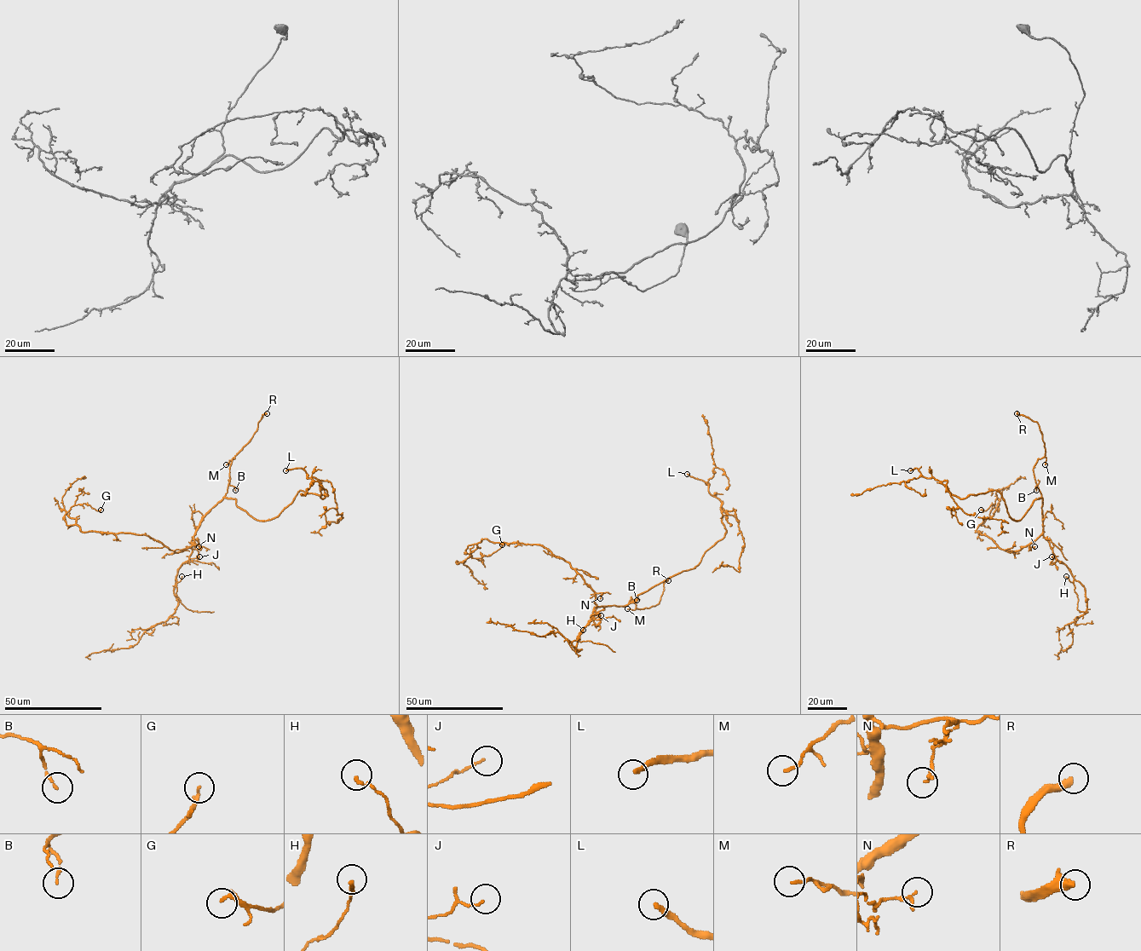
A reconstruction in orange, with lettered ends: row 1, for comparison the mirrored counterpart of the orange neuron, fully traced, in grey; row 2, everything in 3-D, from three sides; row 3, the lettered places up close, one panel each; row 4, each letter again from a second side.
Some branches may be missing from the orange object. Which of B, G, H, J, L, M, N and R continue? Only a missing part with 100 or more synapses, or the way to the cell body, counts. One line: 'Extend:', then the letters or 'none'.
Extend: L, R

